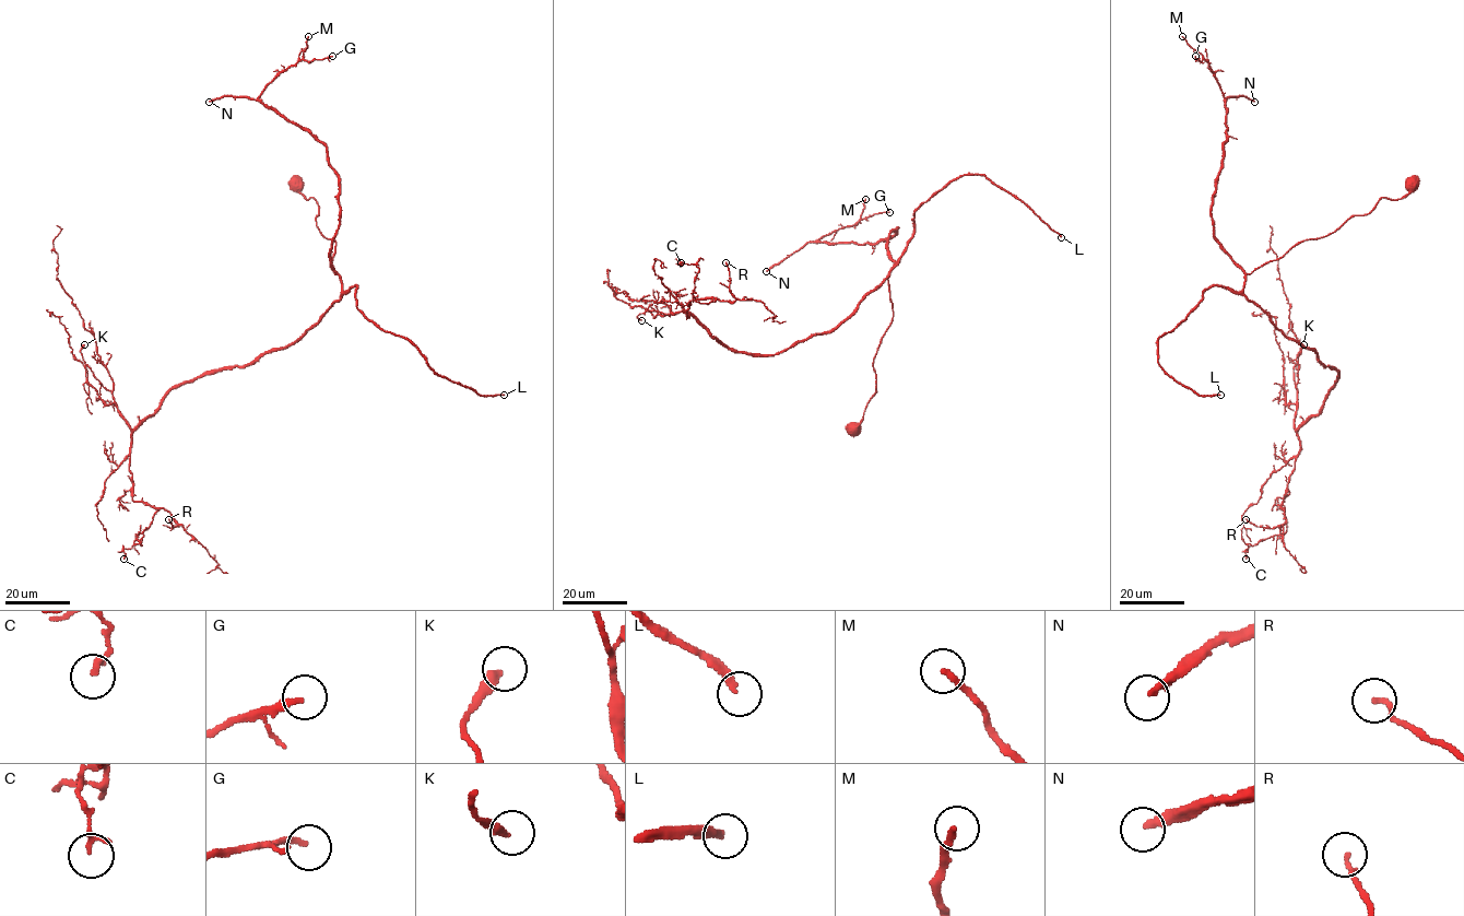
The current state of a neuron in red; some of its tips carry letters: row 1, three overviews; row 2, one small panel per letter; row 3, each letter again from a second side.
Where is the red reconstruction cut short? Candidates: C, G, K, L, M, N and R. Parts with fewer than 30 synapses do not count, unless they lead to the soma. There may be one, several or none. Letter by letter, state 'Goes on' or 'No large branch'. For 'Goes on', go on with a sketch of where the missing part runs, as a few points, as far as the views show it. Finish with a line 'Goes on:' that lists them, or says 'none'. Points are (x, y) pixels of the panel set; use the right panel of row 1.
C: No large branch
G: No large branch
K: No large branch
L: Goes on. Course of what is missing: (1220, 395), (1259, 408), (1309, 398), (1321, 443), (1214, 573), (1259, 589), (1256, 561)
M: No large branch
N: Goes on. Course of what is missing: (1254, 102), (1276, 120), (1293, 147), (1298, 165), (1280, 186), (1289, 194), (1277, 213)
R: No large branch
Goes on: L, N

